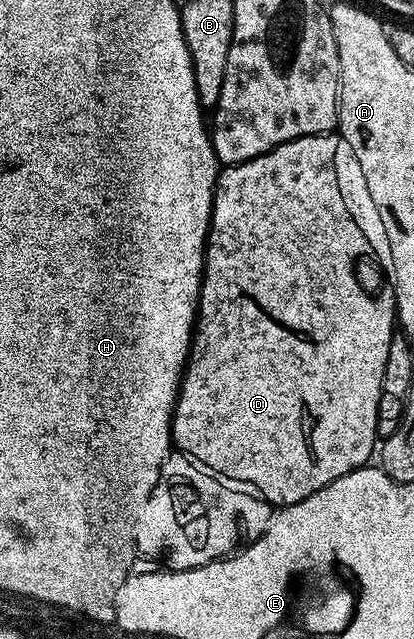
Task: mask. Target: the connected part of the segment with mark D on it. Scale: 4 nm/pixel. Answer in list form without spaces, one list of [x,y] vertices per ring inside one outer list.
[[[330,132],[330,133],[314,133],[314,134],[313,134],[313,135],[309,135],[309,136],[308,136],[308,137],[295,137],[295,138],[294,138],[294,139],[292,139],[292,140],[291,140],[291,141],[286,141],[286,142],[285,142],[285,143],[281,143],[281,144],[280,144],[280,145],[279,145],[279,146],[278,146],[278,147],[277,147],[277,148],[276,148],[276,149],[271,149],[271,150],[269,150],[269,151],[268,151],[268,153],[263,153],[263,154],[262,154],[262,155],[260,155],[260,157],[254,157],[254,158],[253,158],[253,160],[252,160],[252,161],[242,161],[242,162],[241,162],[241,164],[240,164],[240,165],[228,165],[228,166],[226,166],[226,167],[223,167],[223,168],[220,168],[220,171],[219,171],[219,178],[217,178],[217,180],[216,180],[216,181],[215,181],[215,198],[214,198],[214,199],[213,199],[213,207],[212,207],[212,208],[211,208],[211,229],[210,229],[210,230],[209,230],[209,232],[208,232],[208,233],[207,233],[207,248],[206,248],[206,249],[204,249],[204,250],[203,250],[203,281],[202,281],[202,283],[201,283],[201,284],[200,284],[200,285],[199,285],[199,308],[198,308],[198,310],[197,310],[197,312],[196,312],[196,314],[195,314],[195,324],[194,324],[194,326],[193,326],[193,336],[192,336],[192,338],[191,338],[191,347],[190,347],[190,350],[189,350],[189,352],[188,352],[188,354],[187,354],[187,366],[186,366],[186,367],[185,367],[185,368],[184,368],[184,369],[183,369],[183,380],[182,380],[182,381],[180,381],[180,383],[179,383],[179,397],[178,397],[178,398],[177,398],[177,399],[176,399],[176,400],[175,400],[175,411],[174,411],[174,413],[172,413],[172,415],[171,415],[171,440],[172,440],[172,442],[173,442],[173,445],[174,445],[174,448],[175,448],[175,449],[176,449],[176,450],[178,450],[178,452],[180,452],[180,453],[182,453],[182,454],[184,454],[184,455],[186,455],[186,456],[188,456],[188,457],[190,457],[190,458],[191,458],[191,460],[192,460],[192,461],[198,461],[198,462],[199,462],[199,464],[201,464],[201,465],[204,465],[204,466],[205,466],[205,468],[207,468],[207,469],[209,469],[209,470],[210,470],[210,469],[212,469],[212,468],[213,468],[213,467],[222,467],[222,468],[223,468],[223,471],[224,471],[224,472],[226,472],[226,473],[231,473],[231,474],[233,474],[233,475],[241,475],[241,476],[242,476],[242,477],[243,477],[243,484],[244,484],[244,486],[247,486],[247,487],[250,487],[250,488],[251,488],[251,489],[252,489],[252,490],[254,490],[254,492],[256,492],[256,493],[258,493],[258,494],[259,494],[259,496],[260,496],[260,497],[262,497],[262,498],[263,498],[263,500],[264,500],[264,501],[270,501],[270,502],[272,502],[272,503],[278,503],[278,501],[283,501],[283,502],[279,502],[279,503],[290,503],[290,504],[292,504],[292,505],[296,505],[296,504],[297,504],[297,503],[301,503],[301,499],[309,499],[309,495],[313,495],[313,494],[314,494],[314,493],[316,493],[316,492],[317,492],[317,491],[321,491],[321,490],[322,490],[322,489],[323,489],[323,488],[325,488],[325,487],[326,487],[326,485],[328,485],[328,484],[329,484],[329,483],[333,483],[333,482],[334,482],[334,481],[336,481],[336,480],[337,480],[337,479],[341,479],[341,475],[349,475],[349,474],[350,474],[350,473],[352,473],[352,472],[353,472],[353,471],[354,471],[354,470],[355,470],[355,469],[361,469],[361,468],[364,468],[364,466],[366,466],[366,465],[367,465],[367,464],[368,464],[368,462],[370,462],[370,461],[367,461],[367,460],[369,460],[369,459],[370,459],[370,457],[371,457],[371,460],[372,460],[372,457],[373,457],[373,454],[374,454],[374,453],[375,453],[375,452],[376,452],[376,449],[377,449],[377,423],[378,423],[378,422],[379,422],[379,419],[380,419],[380,416],[381,416],[381,410],[379,410],[379,401],[380,401],[380,402],[382,402],[382,401],[383,401],[383,400],[384,400],[384,396],[383,396],[383,376],[384,376],[384,375],[385,375],[385,359],[389,359],[389,343],[390,343],[390,342],[391,342],[391,338],[392,338],[392,337],[394,337],[394,336],[396,336],[396,333],[397,333],[397,318],[396,318],[396,315],[395,315],[395,268],[394,268],[394,267],[393,267],[393,255],[392,255],[392,254],[391,254],[391,251],[390,251],[390,249],[389,249],[389,235],[387,235],[387,234],[386,234],[386,233],[385,233],[385,227],[384,227],[384,226],[383,226],[383,224],[382,224],[382,223],[381,223],[381,215],[380,215],[380,214],[379,214],[379,213],[378,213],[378,209],[377,209],[377,207],[376,207],[376,206],[375,206],[375,205],[372,205],[372,204],[370,204],[370,203],[364,203],[364,205],[363,205],[363,206],[361,206],[361,207],[360,207],[360,209],[354,209],[354,207],[353,207],[353,206],[351,206],[351,205],[347,205],[347,201],[346,201],[346,199],[345,199],[345,198],[343,198],[343,189],[342,189],[342,187],[341,187],[341,186],[339,186],[339,169],[338,169],[338,167],[337,167],[337,166],[335,166],[335,160],[337,160],[337,159],[338,159],[338,157],[339,157],[339,145],[340,145],[340,149],[341,149],[341,141],[340,141],[340,138],[339,138],[339,137],[338,137],[338,136],[336,136],[336,134],[335,134],[335,133],[334,133],[334,132]]]

